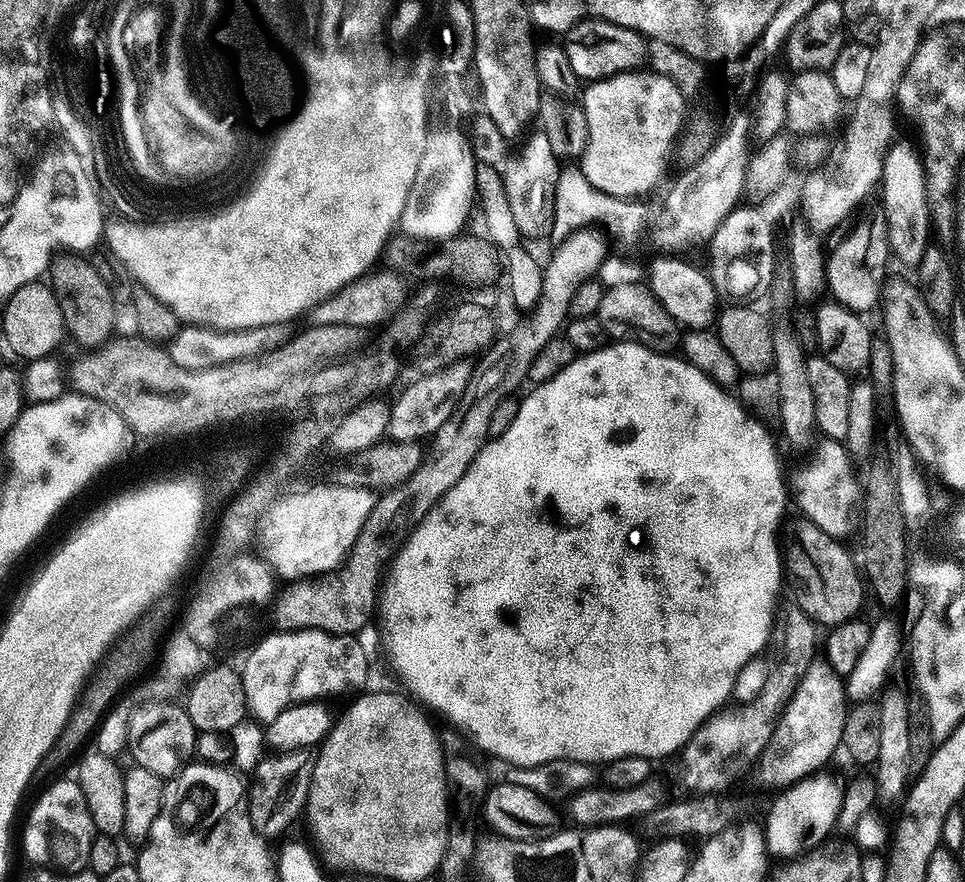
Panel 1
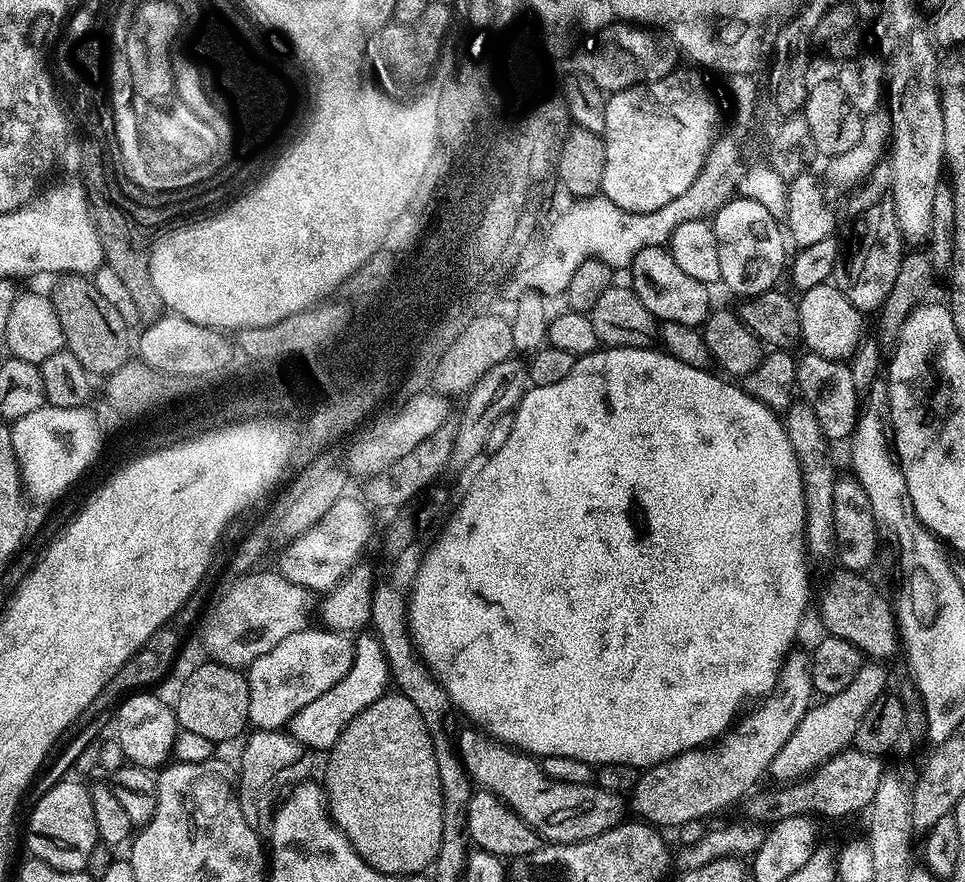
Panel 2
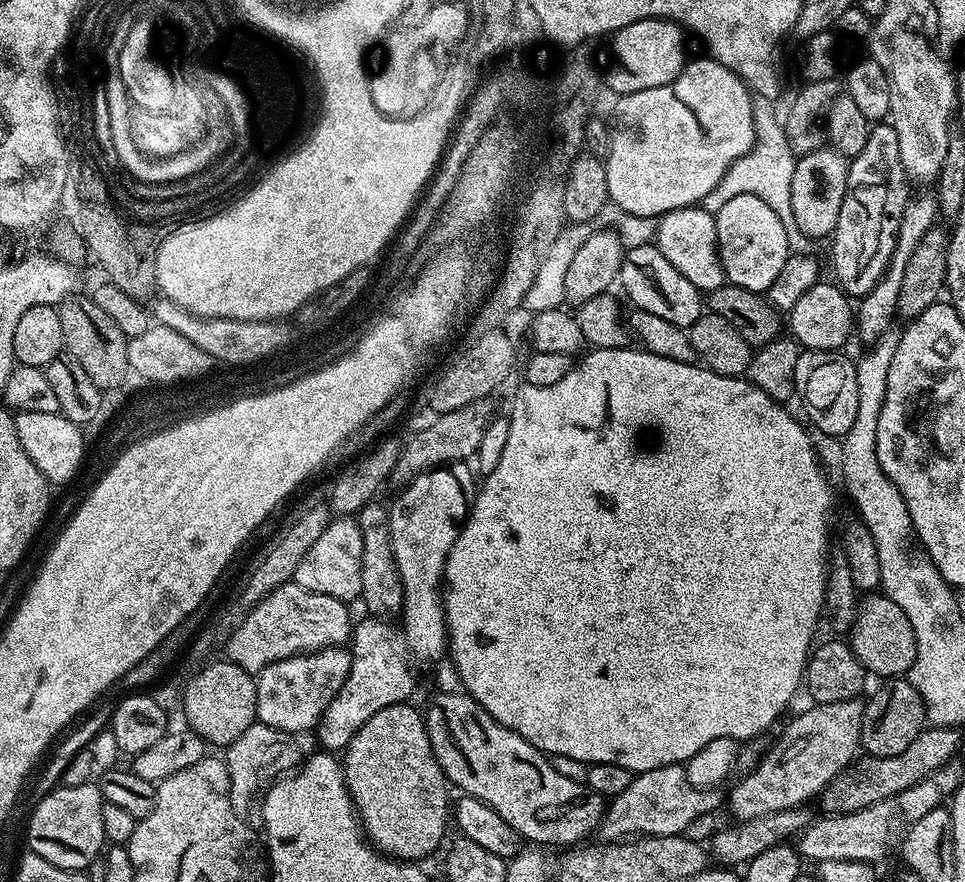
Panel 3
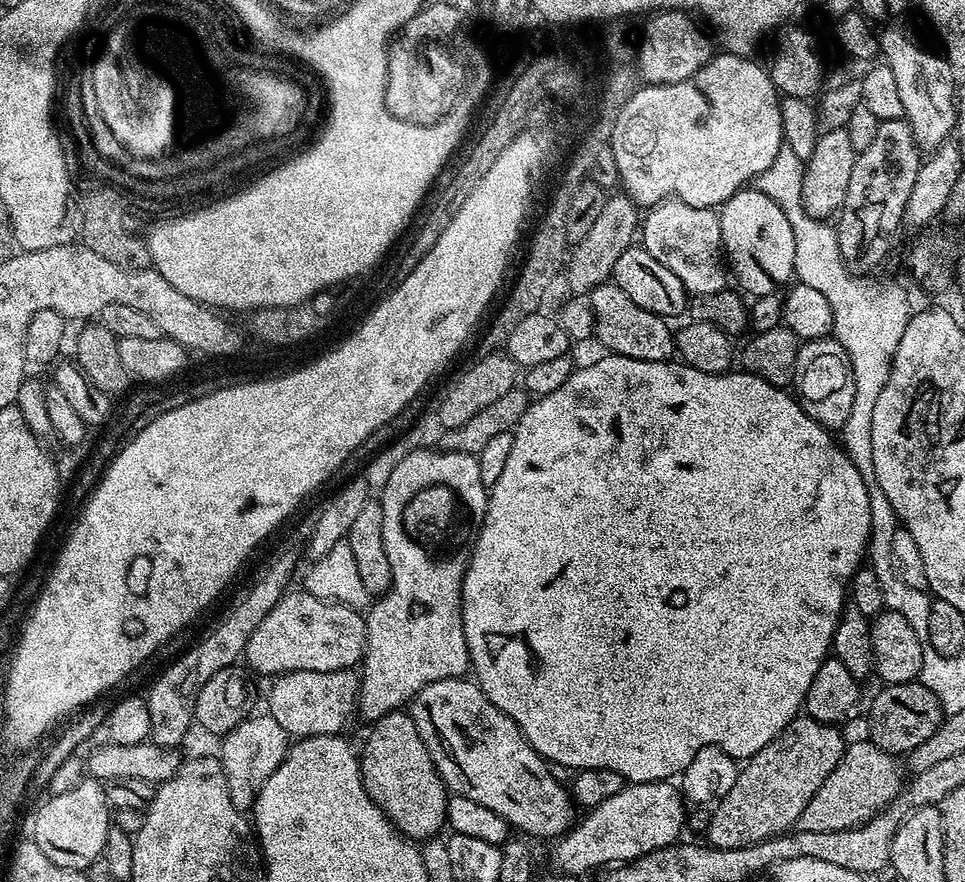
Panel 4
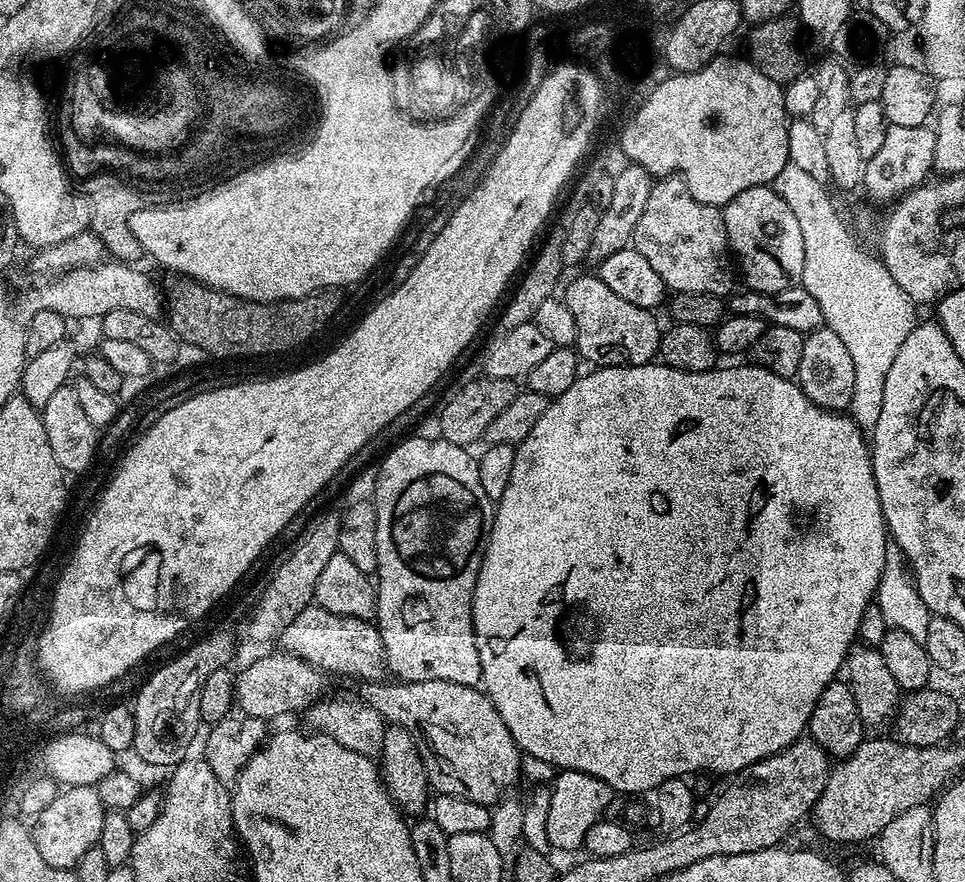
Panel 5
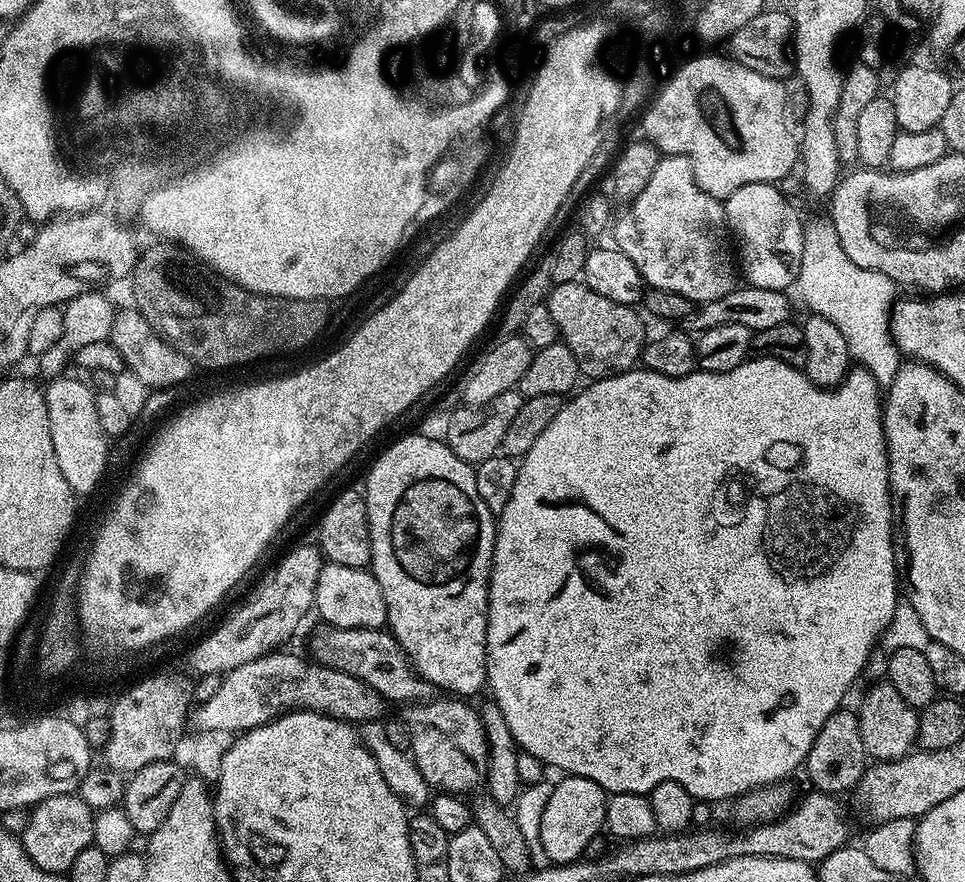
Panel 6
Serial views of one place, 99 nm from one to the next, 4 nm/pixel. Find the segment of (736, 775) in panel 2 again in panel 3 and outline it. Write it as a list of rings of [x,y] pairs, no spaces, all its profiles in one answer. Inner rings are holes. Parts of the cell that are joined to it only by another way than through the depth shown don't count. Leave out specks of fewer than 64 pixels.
[[[671,764],[637,773],[622,794],[613,797],[600,822],[598,836],[604,842],[619,842],[638,836],[677,836],[696,818],[721,807],[722,796],[717,789],[702,789],[687,780],[683,765]]]

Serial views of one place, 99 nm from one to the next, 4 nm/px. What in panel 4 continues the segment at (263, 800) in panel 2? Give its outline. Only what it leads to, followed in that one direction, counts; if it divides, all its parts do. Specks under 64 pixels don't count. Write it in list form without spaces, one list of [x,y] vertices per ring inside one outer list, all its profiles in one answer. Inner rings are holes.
[[[250,714],[219,741],[218,759],[226,774],[230,798],[236,809],[242,813],[247,813],[255,805],[261,786],[266,782],[266,778],[270,778],[274,770],[278,770],[290,747],[287,730],[278,726],[278,722],[270,714],[263,715]]]

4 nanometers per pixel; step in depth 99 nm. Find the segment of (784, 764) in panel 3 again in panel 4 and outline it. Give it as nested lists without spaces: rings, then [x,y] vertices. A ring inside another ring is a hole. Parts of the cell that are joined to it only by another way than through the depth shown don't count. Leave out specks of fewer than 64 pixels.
[[[801,714],[789,722],[770,743],[762,746],[758,754],[743,761],[737,774],[737,781],[719,800],[715,801],[712,821],[708,824],[707,843],[713,848],[745,848],[748,844],[759,844],[761,840],[769,840],[779,836],[795,825],[798,814],[802,814],[806,802],[814,798],[818,786],[826,782],[830,770],[838,766],[840,755],[844,753],[846,740],[840,737],[839,727],[823,724],[813,720],[807,714]]]

